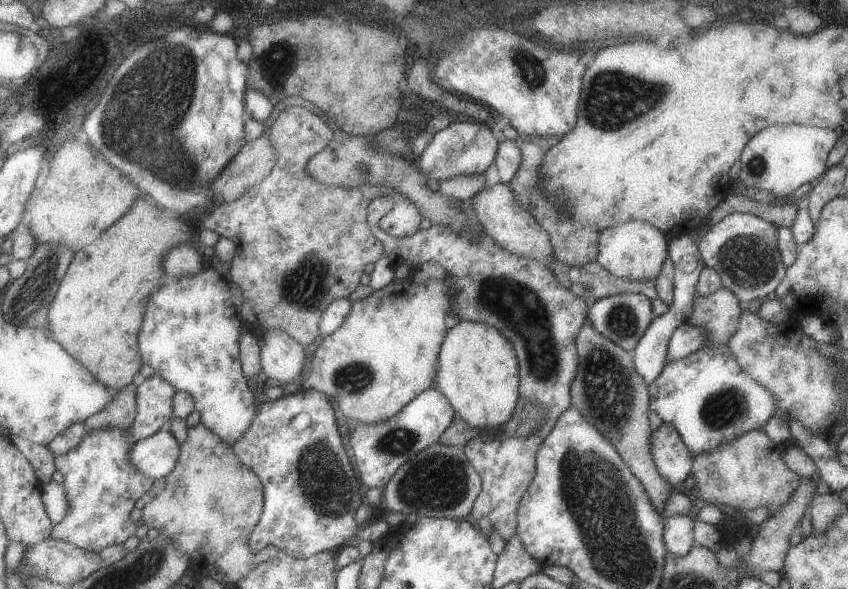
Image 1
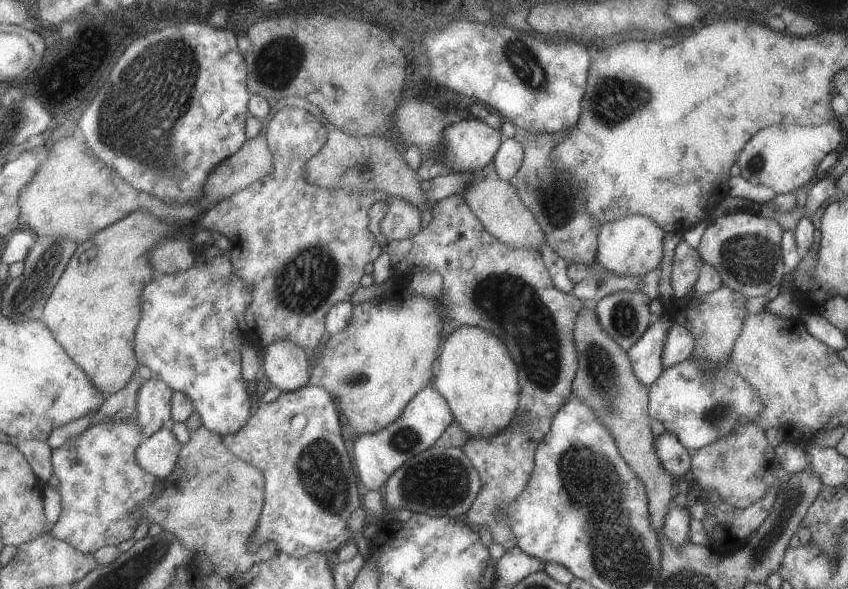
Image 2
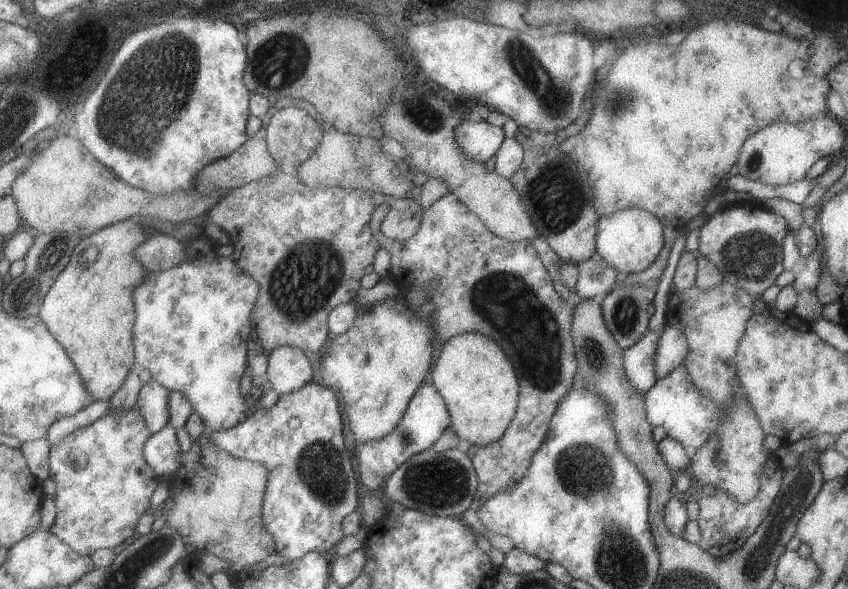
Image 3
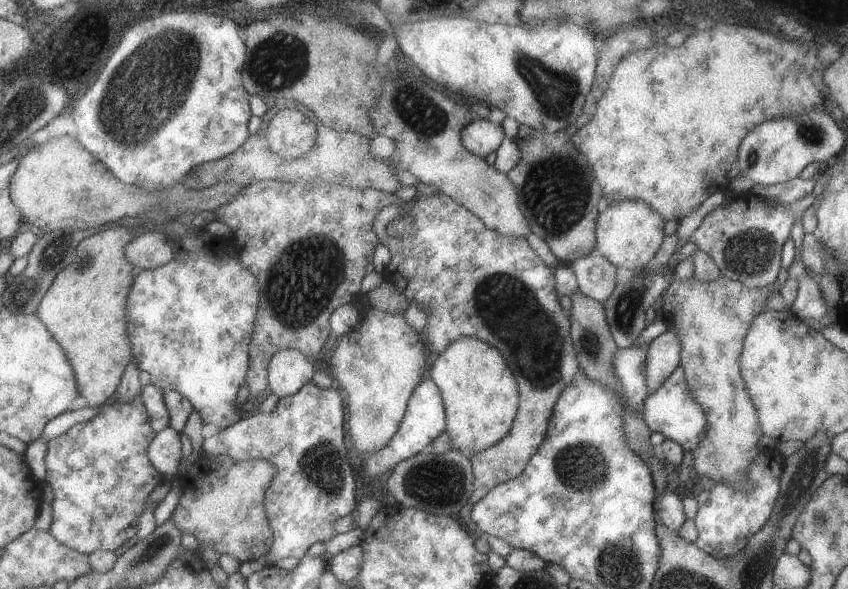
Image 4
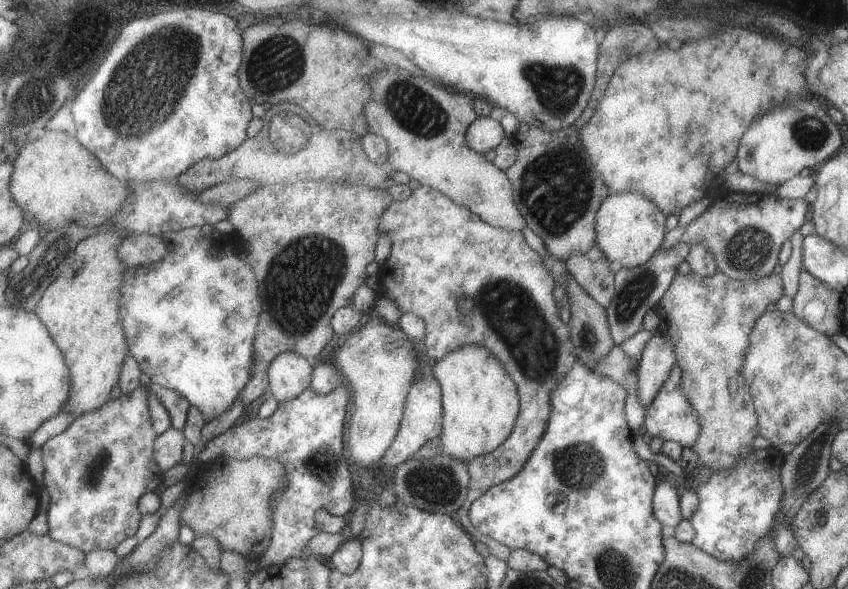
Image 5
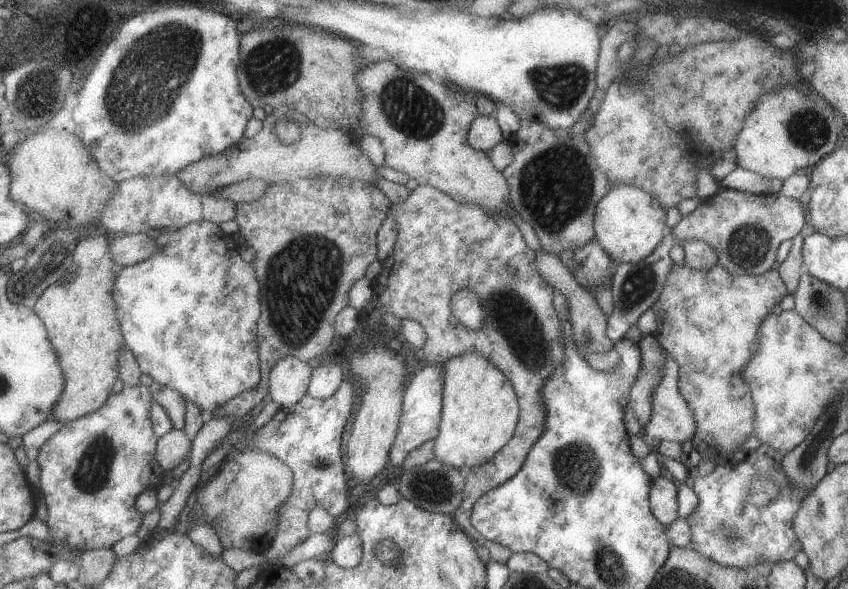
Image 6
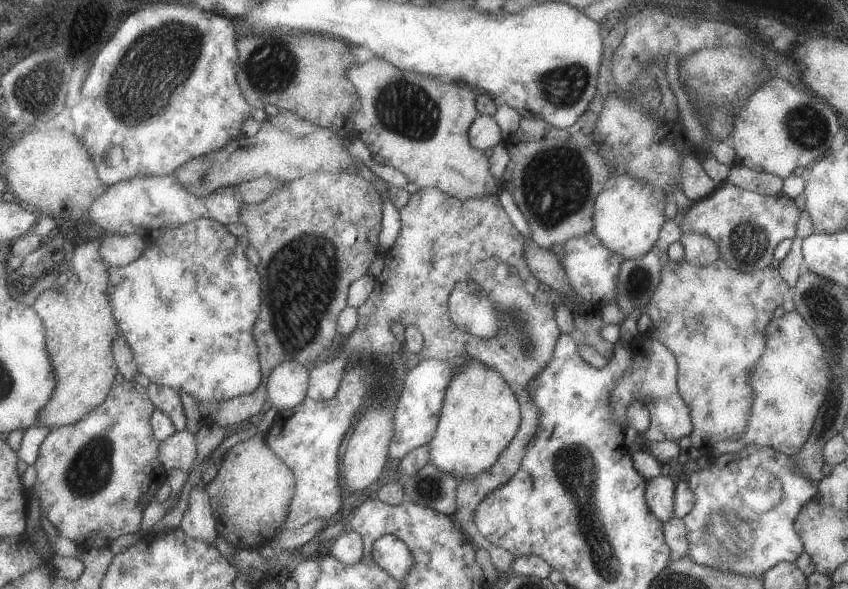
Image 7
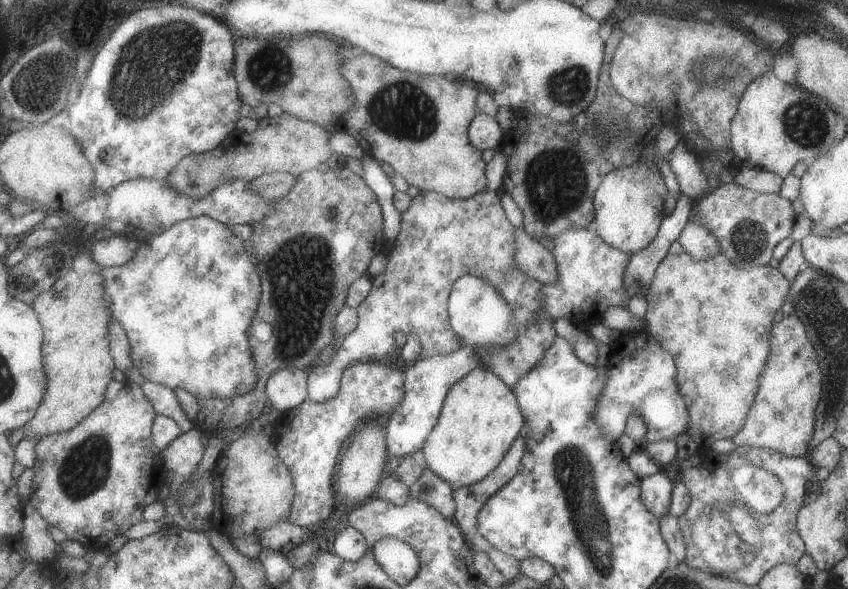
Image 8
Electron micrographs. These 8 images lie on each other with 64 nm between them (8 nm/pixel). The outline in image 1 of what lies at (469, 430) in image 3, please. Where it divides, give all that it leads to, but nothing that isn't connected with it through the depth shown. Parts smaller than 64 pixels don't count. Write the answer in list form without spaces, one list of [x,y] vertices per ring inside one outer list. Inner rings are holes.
[[[455,320],[453,328],[449,330],[447,340],[443,344],[437,388],[443,390],[449,396],[455,410],[479,434],[481,432],[491,432],[491,430],[497,430],[497,428],[505,426],[509,420],[515,418],[515,410],[519,408],[519,400],[521,400],[521,360],[519,360],[515,344],[503,334],[503,330],[499,330],[491,324]]]

